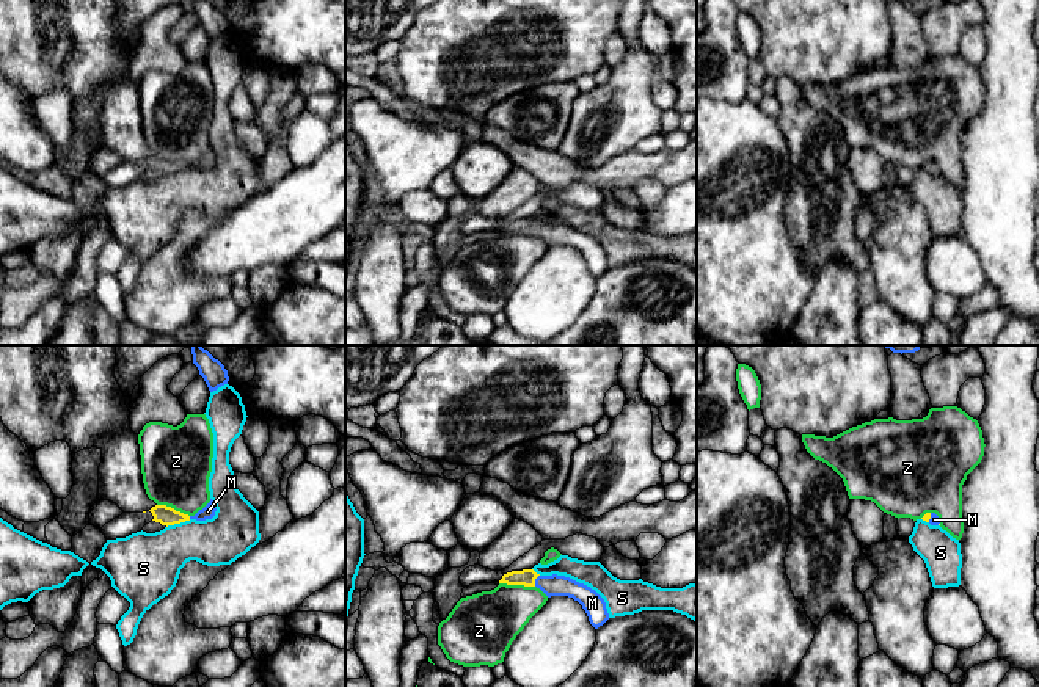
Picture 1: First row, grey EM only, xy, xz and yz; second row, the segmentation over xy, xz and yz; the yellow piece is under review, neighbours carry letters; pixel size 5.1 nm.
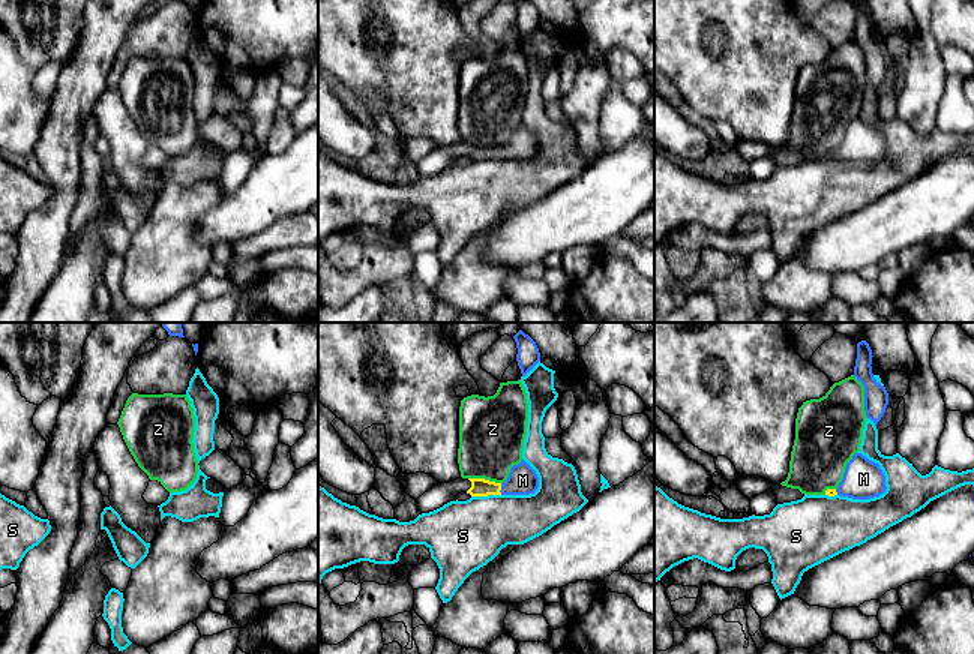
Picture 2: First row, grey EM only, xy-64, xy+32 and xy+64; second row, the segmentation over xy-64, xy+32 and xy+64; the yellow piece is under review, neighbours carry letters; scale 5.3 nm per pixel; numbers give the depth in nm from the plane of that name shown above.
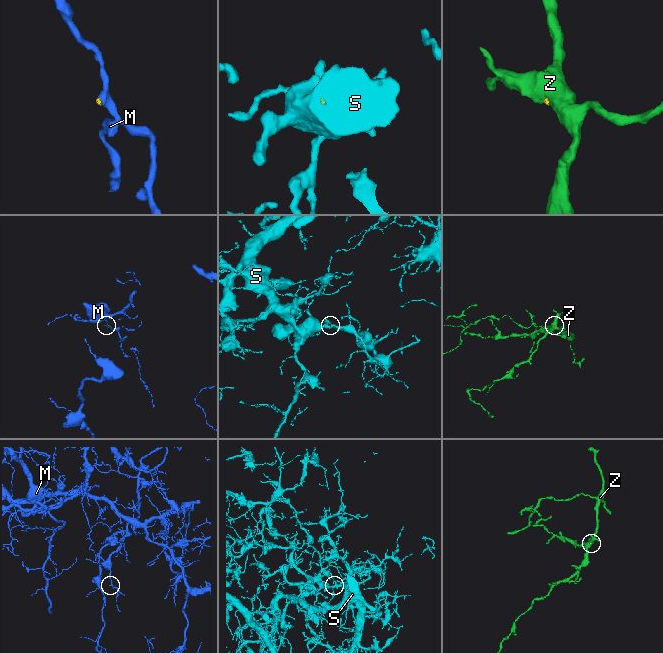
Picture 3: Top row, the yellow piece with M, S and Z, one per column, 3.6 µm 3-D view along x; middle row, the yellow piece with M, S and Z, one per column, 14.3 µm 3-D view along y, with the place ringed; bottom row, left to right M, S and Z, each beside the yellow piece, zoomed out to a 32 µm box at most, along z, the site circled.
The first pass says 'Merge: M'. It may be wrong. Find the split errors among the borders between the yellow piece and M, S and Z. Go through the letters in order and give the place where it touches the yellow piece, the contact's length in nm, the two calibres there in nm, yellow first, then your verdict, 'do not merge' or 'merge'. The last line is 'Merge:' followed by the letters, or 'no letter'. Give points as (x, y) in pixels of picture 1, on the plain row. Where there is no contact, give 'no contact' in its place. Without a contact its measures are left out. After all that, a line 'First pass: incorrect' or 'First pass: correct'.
M: meets yellow in xz at (534, 229); contact 70 nm long; 90 nm thick on the yellow side, 110 nm on the other; merge
S: meets yellow in xy at (178, 171); contact 130 nm long; 100 nm thick on the yellow side, 300 nm on the other; do not merge
Z: meets yellow in xz at (517, 232); contact 190 nm long; 90 nm thick on the yellow side, 320 nm on the other; do not merge
Merge: M
First pass: correct

